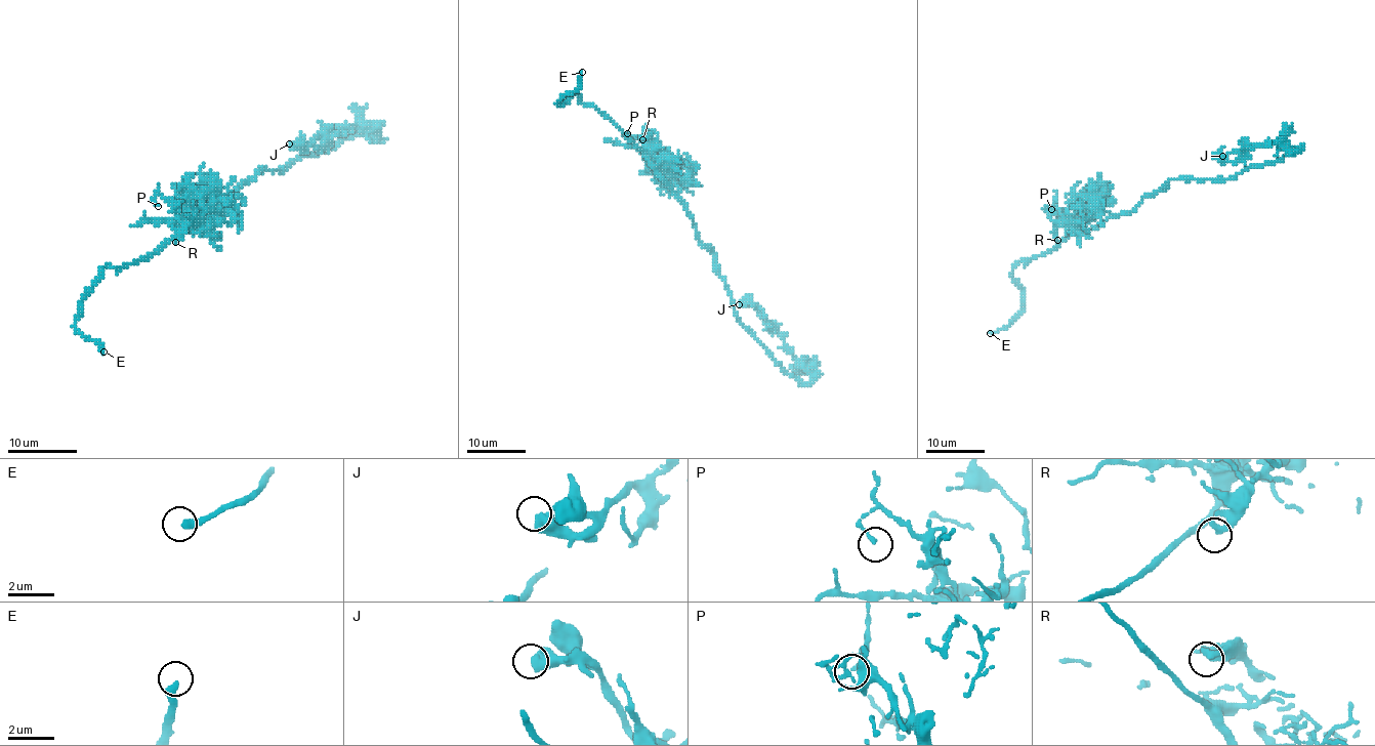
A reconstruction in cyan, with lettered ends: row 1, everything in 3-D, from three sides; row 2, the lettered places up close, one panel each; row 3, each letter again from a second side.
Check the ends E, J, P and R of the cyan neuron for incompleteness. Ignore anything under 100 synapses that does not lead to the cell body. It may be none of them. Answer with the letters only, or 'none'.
E

